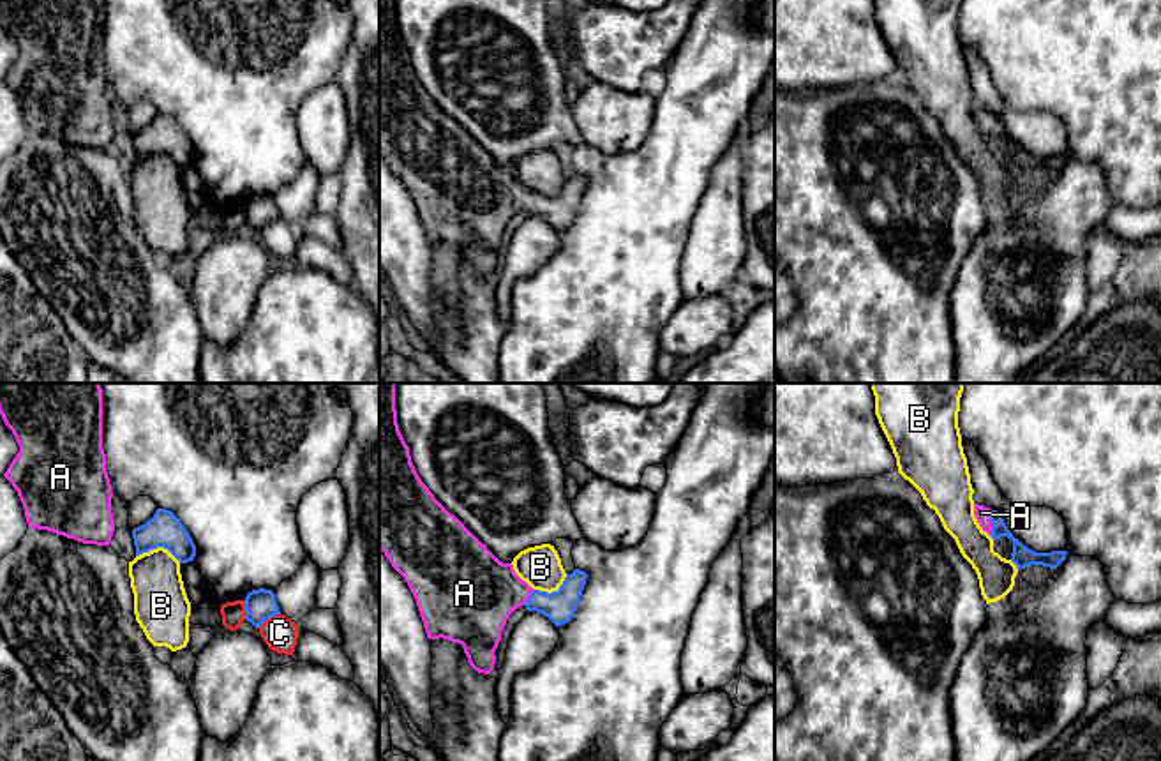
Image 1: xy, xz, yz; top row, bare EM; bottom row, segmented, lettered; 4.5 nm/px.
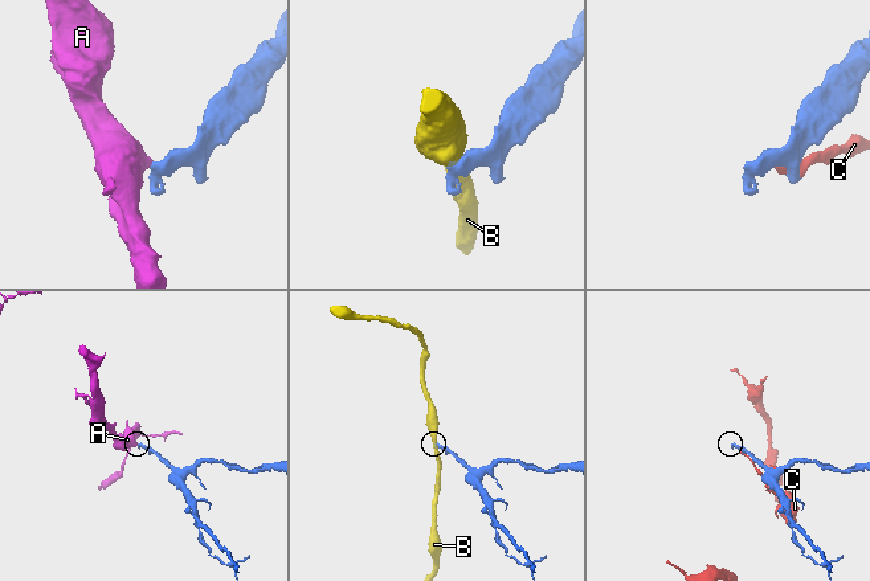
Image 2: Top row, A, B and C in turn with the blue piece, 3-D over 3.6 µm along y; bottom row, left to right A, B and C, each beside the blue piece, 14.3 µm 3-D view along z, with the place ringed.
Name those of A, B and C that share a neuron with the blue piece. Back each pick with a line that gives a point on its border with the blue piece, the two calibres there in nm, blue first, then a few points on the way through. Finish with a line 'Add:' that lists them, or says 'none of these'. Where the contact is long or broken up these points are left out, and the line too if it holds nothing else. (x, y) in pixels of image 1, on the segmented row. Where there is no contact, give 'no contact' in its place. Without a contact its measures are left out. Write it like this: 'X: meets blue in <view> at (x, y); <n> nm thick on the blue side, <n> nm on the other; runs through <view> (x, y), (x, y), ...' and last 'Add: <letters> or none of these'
A: meets blue in yz at (990, 519); 100 nm thick on the blue side, 70 nm on the other; runs through yz (1022, 557), (1017, 544), (990, 519), (981, 512)
Add: A

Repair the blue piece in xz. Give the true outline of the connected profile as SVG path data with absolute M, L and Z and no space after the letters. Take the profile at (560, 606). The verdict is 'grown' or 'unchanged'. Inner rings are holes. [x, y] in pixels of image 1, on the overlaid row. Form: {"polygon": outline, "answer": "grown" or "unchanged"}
{"polygon": "M379 383L379 549L408 583L427 637L448 639L464 648L469 666L489 674L508 616L521 606L547 616L556 627L568 623L579 606L588 574L575 569L558 591L533 590L512 563L499 561L418 477L395 410L395 385Z", "answer": "grown"}

